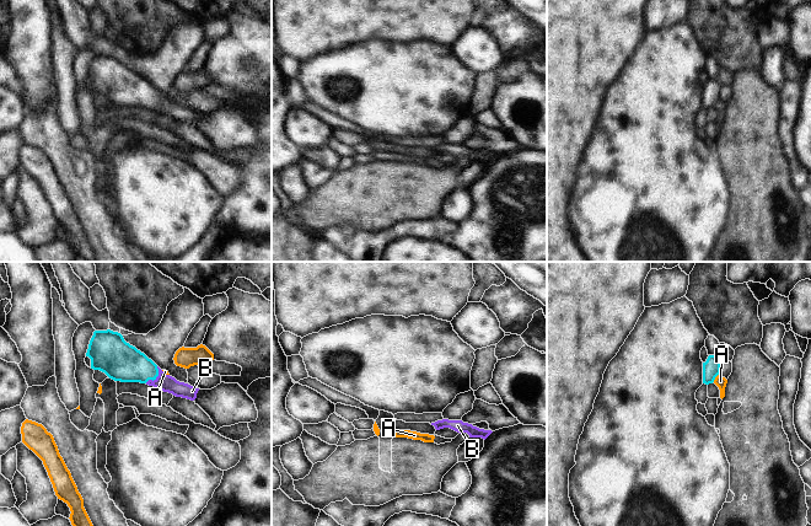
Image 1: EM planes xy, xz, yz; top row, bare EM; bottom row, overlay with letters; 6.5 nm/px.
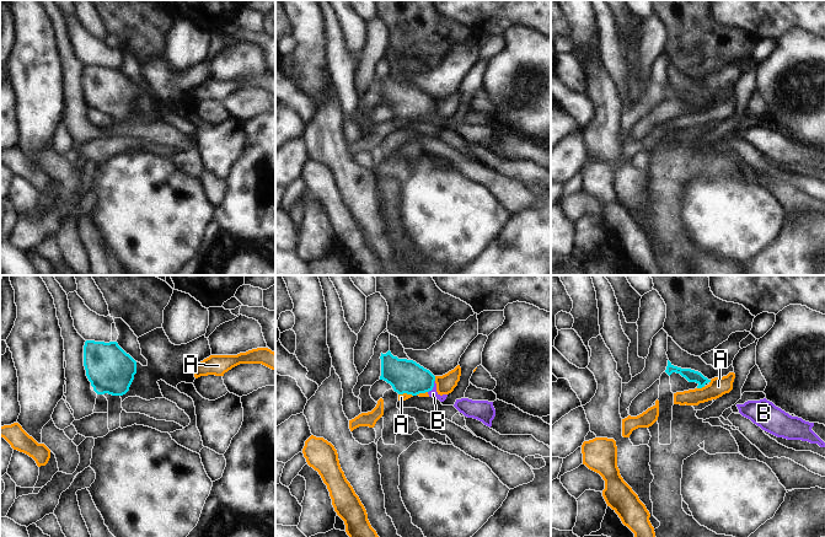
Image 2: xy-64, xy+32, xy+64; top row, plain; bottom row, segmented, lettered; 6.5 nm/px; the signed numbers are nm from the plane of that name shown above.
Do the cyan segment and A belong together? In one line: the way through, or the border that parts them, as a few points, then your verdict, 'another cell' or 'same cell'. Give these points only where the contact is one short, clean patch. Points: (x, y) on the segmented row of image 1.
border yz (719, 374), (713, 381); another cell

